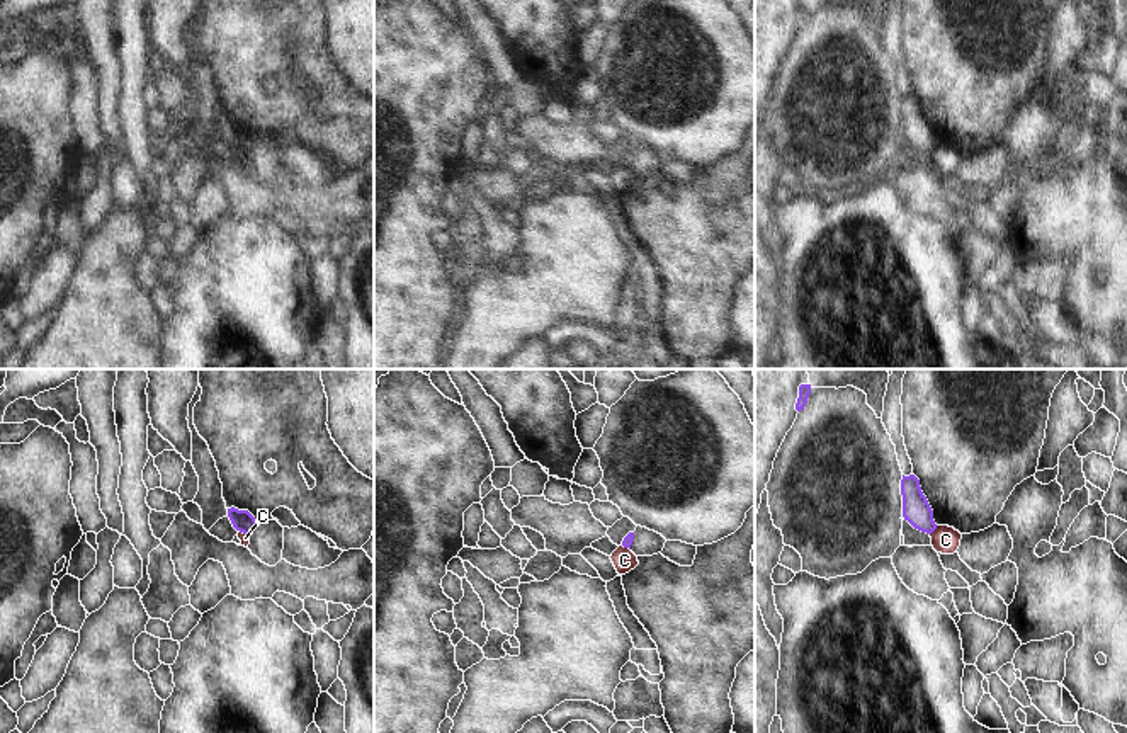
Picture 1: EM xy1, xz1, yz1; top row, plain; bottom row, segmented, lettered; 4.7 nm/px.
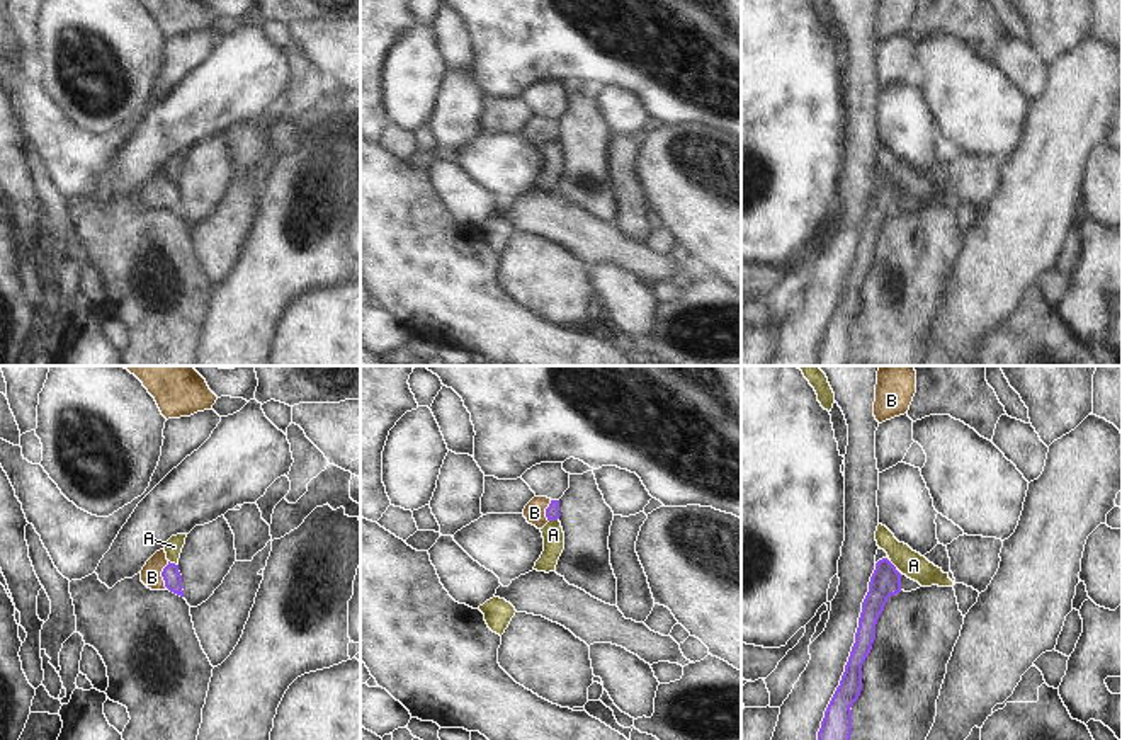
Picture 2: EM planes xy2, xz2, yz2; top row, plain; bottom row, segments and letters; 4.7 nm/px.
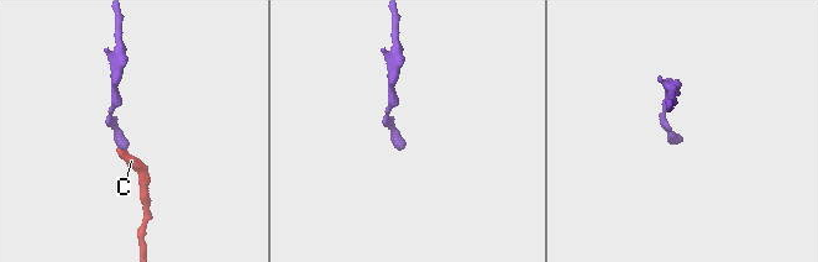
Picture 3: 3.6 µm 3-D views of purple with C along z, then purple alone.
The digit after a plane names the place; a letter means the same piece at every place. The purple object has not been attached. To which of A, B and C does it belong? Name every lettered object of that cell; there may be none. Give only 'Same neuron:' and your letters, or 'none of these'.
Same neuron: B

